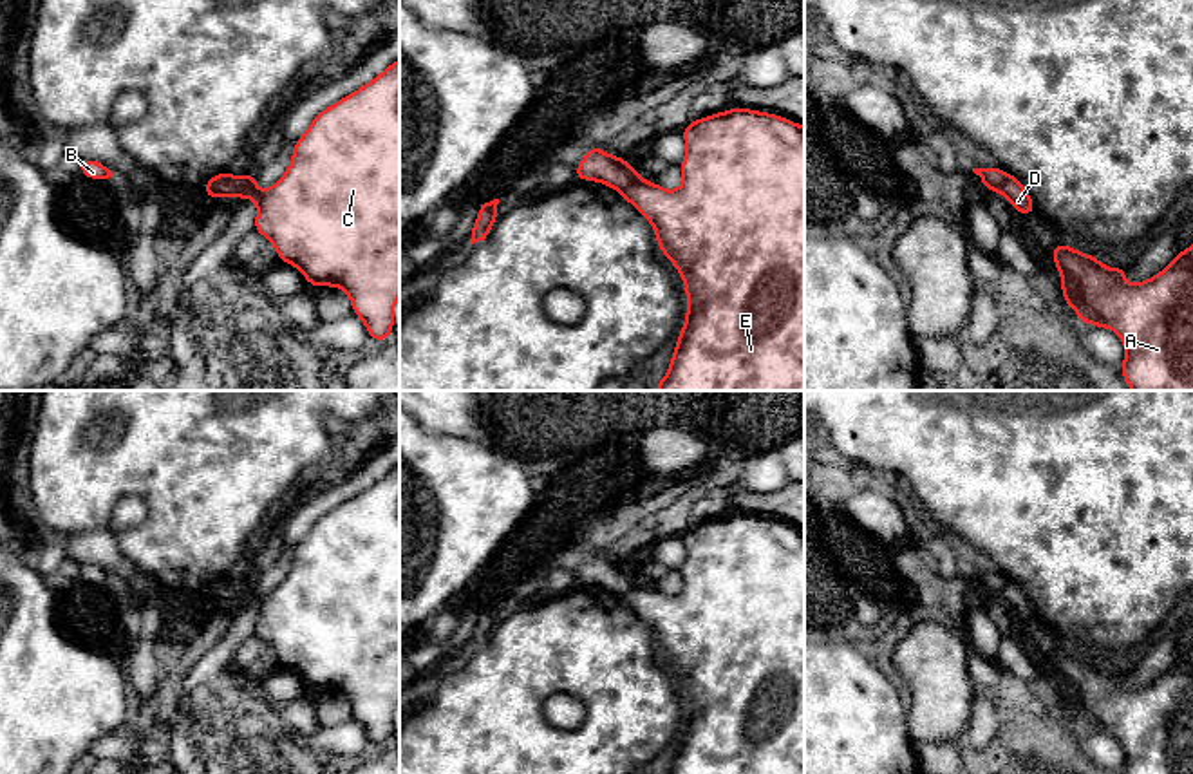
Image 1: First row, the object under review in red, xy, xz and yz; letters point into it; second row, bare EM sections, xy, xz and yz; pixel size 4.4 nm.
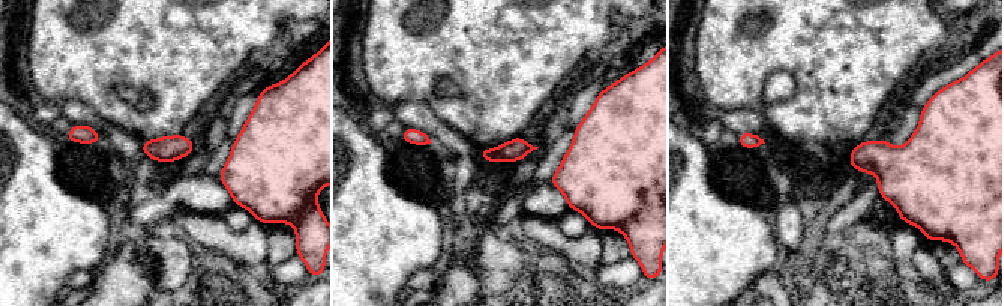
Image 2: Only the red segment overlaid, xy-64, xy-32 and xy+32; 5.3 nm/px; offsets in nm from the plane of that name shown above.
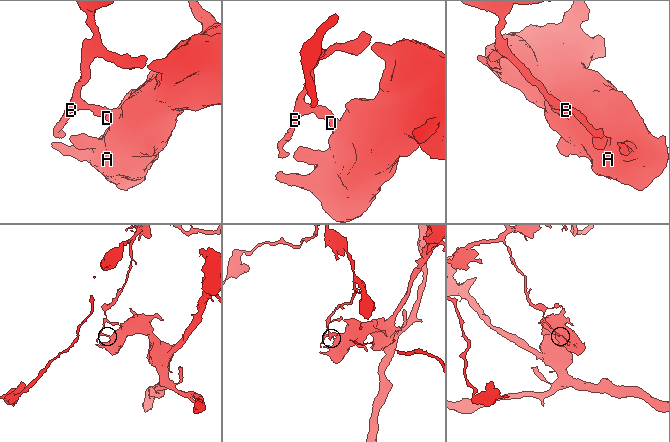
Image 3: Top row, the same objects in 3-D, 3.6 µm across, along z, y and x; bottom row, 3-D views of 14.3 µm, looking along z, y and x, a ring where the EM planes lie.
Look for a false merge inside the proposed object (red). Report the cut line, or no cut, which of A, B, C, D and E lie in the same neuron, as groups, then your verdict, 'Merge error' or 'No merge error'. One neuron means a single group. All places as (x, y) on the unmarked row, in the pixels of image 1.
Split along xy (228, 579), (216, 601). Groups: A C D E / B. Merge error

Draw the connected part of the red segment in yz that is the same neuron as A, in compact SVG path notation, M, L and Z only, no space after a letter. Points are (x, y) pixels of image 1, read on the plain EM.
M1063 646L1050 655L1061 680L1061 702L1088 731L1117 738L1126 761L1121 774L1193 774L1193 649L1155 682L1124 689L1128 671L1104 673L1099 662L1086 660Z

